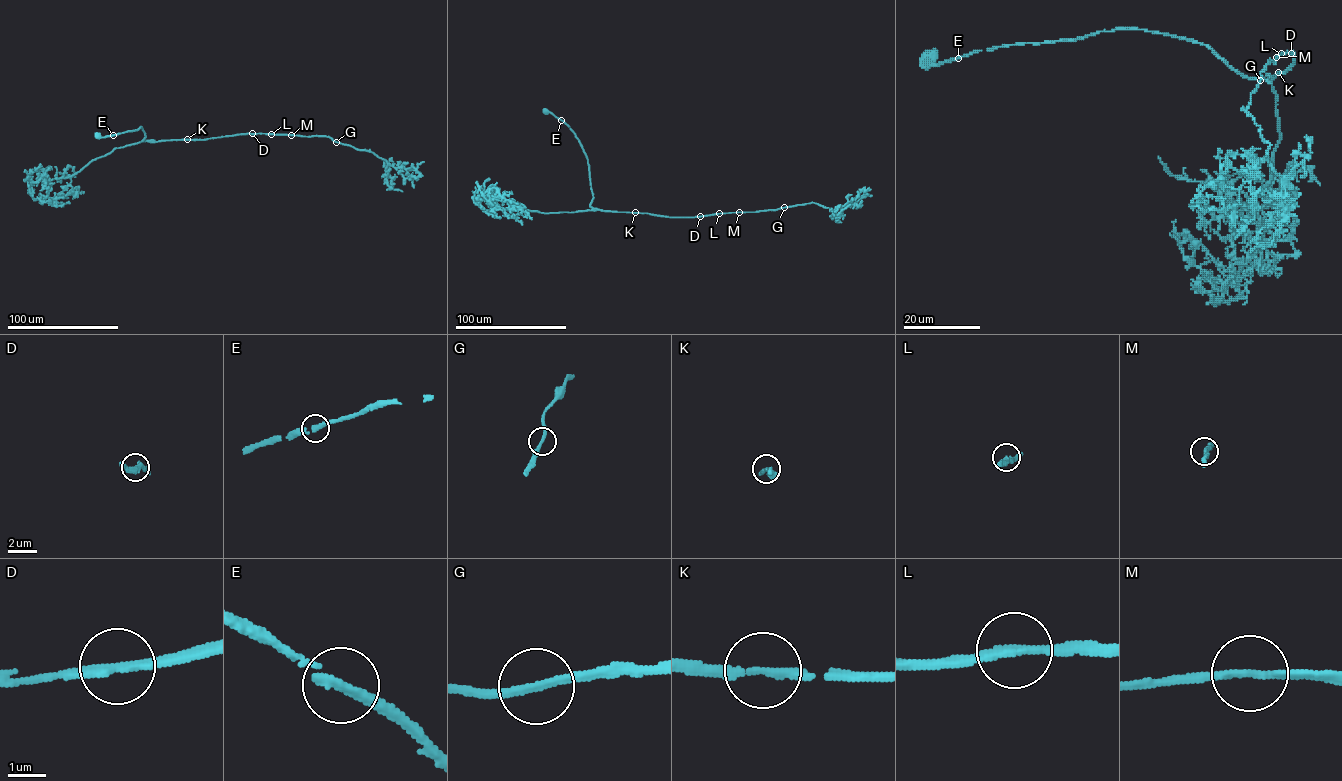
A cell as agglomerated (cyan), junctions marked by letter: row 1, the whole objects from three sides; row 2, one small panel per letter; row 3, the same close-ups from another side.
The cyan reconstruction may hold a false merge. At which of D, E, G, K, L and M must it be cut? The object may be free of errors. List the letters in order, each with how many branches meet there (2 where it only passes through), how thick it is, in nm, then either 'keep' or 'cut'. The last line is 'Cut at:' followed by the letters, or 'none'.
D: 2 branches meet; 240 nm thick; keep
E: 2 branches meet; 280 nm thick; keep
G: 2 branches meet; 220 nm thick; keep
K: 2 branches meet; 200 nm thick; keep
L: 2 branches meet; 240 nm thick; keep
M: 2 branches meet; 220 nm thick; keep
Cut at: none

